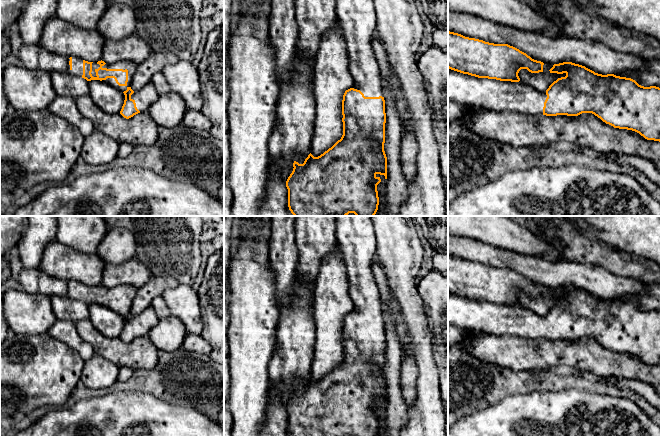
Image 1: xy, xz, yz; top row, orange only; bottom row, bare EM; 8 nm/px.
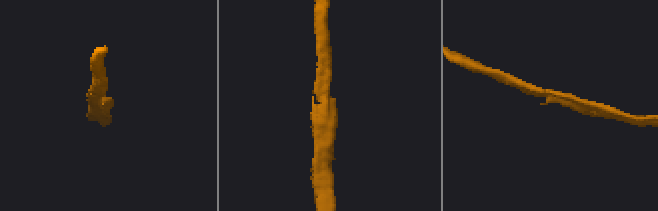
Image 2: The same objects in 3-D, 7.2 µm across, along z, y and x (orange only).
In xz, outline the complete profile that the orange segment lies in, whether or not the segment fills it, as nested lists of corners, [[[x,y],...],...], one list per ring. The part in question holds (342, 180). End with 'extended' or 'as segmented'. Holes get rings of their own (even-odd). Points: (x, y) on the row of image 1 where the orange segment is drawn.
[[[336,0],[336,17],[340,22],[343,30],[343,36],[346,43],[346,52],[348,55],[348,69],[353,78],[354,85],[352,88],[345,91],[342,100],[342,122],[343,122],[343,135],[331,148],[325,151],[318,157],[314,157],[311,153],[305,159],[303,164],[294,161],[293,171],[286,181],[288,189],[288,207],[294,216],[347,216],[349,213],[354,213],[356,216],[374,216],[378,210],[379,197],[377,185],[381,182],[377,174],[384,175],[387,179],[387,157],[384,151],[385,143],[385,100],[383,97],[382,78],[380,76],[380,68],[377,63],[374,51],[372,49],[372,40],[374,32],[376,31],[376,11],[374,8],[373,0]]]; extended

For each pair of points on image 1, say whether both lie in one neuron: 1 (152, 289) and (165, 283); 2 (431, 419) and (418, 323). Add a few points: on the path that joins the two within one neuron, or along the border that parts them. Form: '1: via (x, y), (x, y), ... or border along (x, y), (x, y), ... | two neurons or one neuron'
1: via (155, 286), (162, 283) | one neuron
2: via (428, 395), (428, 371), (420, 347) | one neuron

